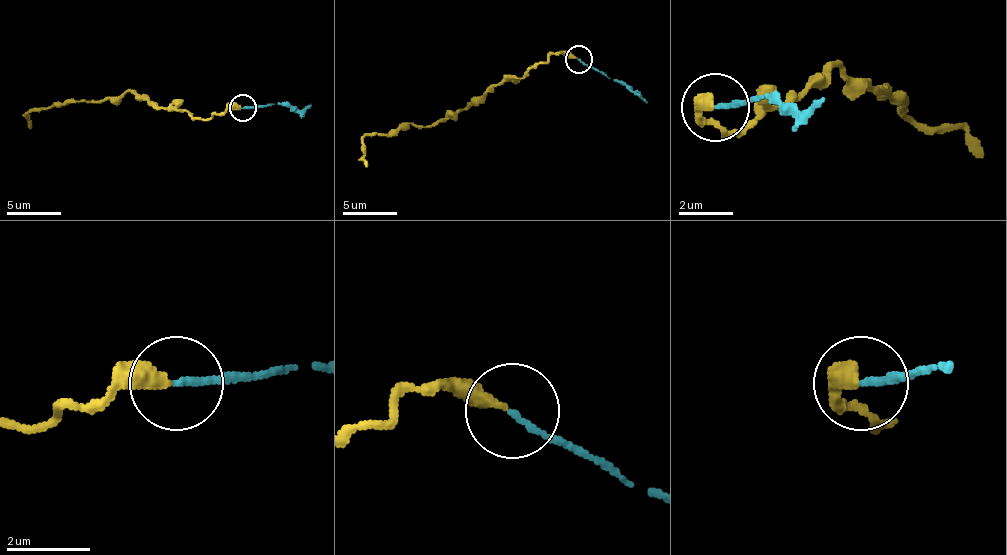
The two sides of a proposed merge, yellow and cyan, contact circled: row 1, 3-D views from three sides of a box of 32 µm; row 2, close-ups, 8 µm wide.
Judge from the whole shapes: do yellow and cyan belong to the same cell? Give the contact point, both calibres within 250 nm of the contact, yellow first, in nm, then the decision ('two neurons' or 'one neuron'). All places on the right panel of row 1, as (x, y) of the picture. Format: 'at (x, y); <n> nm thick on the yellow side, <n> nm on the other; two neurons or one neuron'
at (715, 107); 340 nm thick on the yellow side, 150 nm on the other; one neuron

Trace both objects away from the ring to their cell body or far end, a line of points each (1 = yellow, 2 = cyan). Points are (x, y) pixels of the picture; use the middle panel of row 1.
1: (578, 58), (553, 53), (521, 77), (505, 77), (464, 110), (428, 126), (366, 134), (366, 167)
2: (578, 58), (621, 80), (646, 102)

